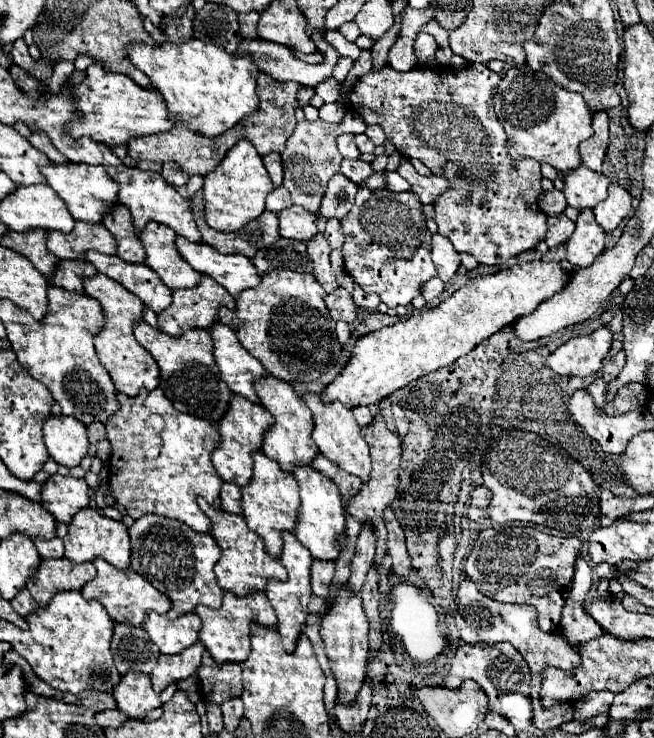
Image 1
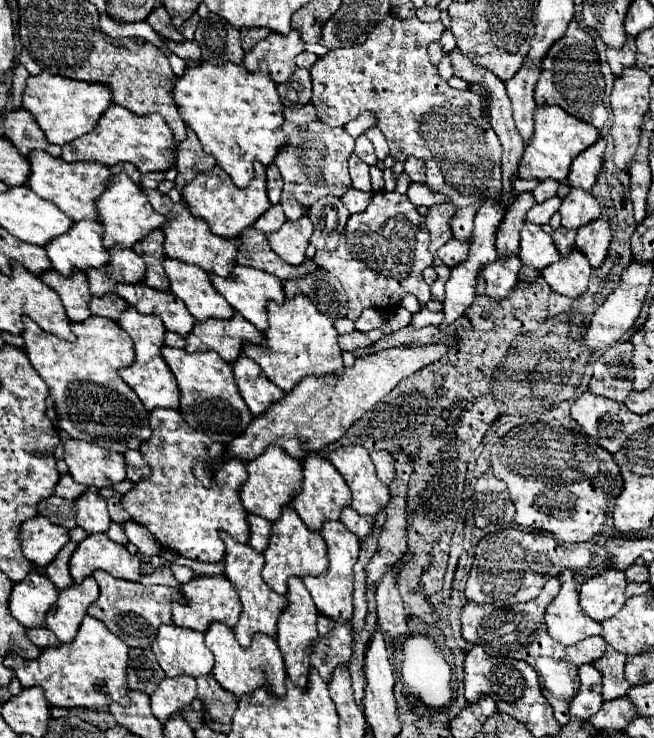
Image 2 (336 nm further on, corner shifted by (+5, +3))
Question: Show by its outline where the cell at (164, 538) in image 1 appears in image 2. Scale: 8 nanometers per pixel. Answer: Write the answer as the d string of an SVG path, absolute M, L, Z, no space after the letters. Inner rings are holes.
M194 576L192 582L182 586L182 594L188 600L188 606L192 606L192 610L172 610L172 620L176 626L206 632L212 622L222 622L228 628L236 628L240 616L240 600L226 576Z

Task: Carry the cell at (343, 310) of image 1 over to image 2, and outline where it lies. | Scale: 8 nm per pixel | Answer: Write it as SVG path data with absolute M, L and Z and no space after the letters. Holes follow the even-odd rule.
M372 330L372 332L350 332L350 334L344 334L344 336L340 336L338 340L340 340L340 348L342 348L342 352L350 352L350 354L354 354L356 350L360 350L360 348L368 348L368 346L372 346L374 342L378 342L380 338L384 336L384 330Z

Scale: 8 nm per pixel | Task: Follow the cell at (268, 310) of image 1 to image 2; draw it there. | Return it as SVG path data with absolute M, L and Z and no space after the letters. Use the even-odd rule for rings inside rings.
M296 296L292 300L286 300L284 306L278 306L274 302L268 304L268 318L270 328L266 332L266 350L258 350L258 346L246 346L244 354L252 358L264 372L264 376L282 388L284 392L290 392L302 378L306 376L330 376L340 374L342 364L342 352L338 348L338 332L332 324L332 320L316 310L314 304L308 302L306 296Z

